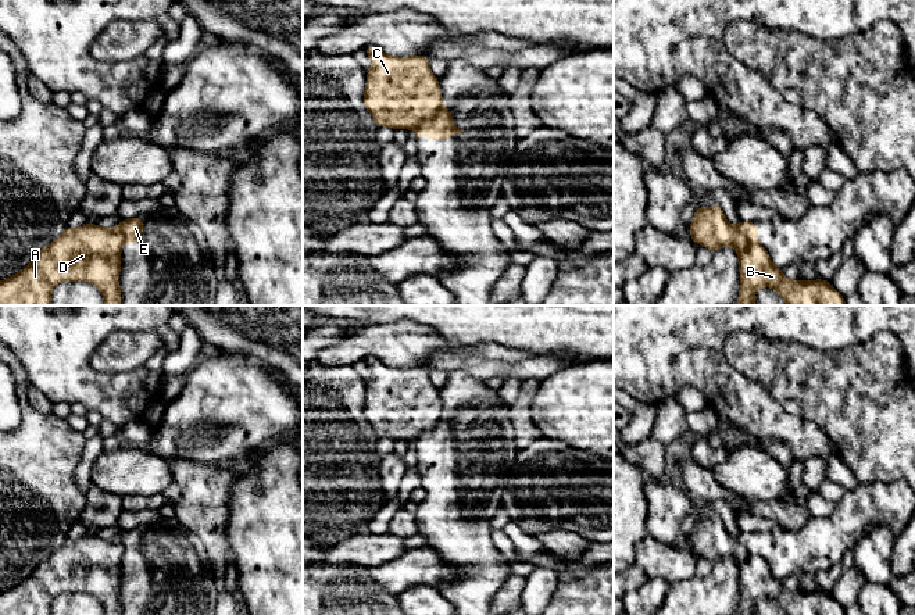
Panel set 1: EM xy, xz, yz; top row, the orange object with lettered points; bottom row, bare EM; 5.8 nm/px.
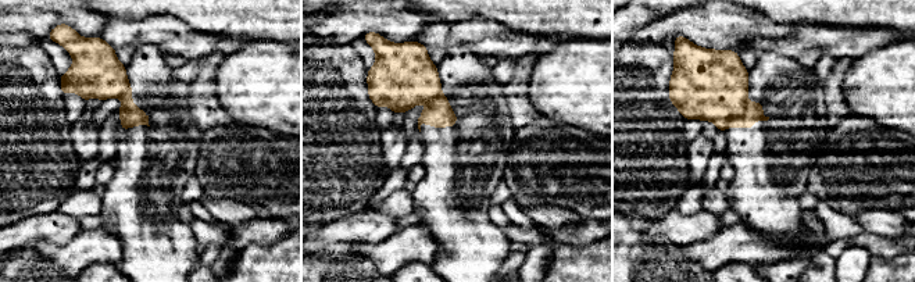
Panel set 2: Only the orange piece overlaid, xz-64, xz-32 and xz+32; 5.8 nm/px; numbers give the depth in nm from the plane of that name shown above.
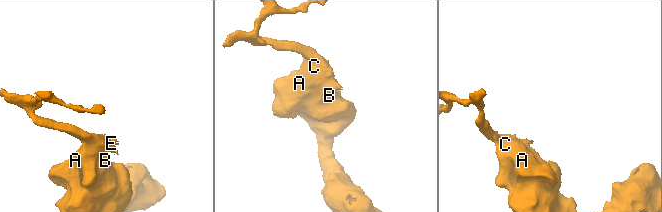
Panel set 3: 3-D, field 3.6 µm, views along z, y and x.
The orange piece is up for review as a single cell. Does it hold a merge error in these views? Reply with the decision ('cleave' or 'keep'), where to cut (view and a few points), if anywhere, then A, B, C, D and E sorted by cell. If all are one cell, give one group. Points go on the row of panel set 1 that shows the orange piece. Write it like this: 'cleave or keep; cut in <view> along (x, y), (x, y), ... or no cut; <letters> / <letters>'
cleave; cut in xz along (442, 106), (417, 129); A B C D / E

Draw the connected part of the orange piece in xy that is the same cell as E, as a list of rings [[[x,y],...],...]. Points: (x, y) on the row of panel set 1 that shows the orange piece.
[[[143,217],[124,219],[112,230],[119,232],[124,236],[124,242],[142,243],[143,219]]]

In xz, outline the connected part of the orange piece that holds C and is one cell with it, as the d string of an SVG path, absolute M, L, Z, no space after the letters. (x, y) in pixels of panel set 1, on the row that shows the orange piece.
M376 46L364 47L371 58L371 69L367 71L364 107L373 117L378 128L418 129L422 124L433 119L444 106L439 79L429 68L428 56L387 56Z

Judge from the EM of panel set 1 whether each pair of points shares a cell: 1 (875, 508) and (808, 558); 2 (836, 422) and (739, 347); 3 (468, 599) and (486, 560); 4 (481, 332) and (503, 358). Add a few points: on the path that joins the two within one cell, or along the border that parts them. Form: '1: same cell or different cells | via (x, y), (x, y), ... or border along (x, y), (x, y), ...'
1: same cell | via (858, 514), (840, 532), (825, 542)
2: same cell | via (812, 399), (774, 363), (762, 360)
3: same cell | via (474, 589), (482, 569)
4: different cells | border along (469, 344), (497, 342), (521, 350)

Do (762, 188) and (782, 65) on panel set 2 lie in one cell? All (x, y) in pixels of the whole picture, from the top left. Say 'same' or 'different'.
same

